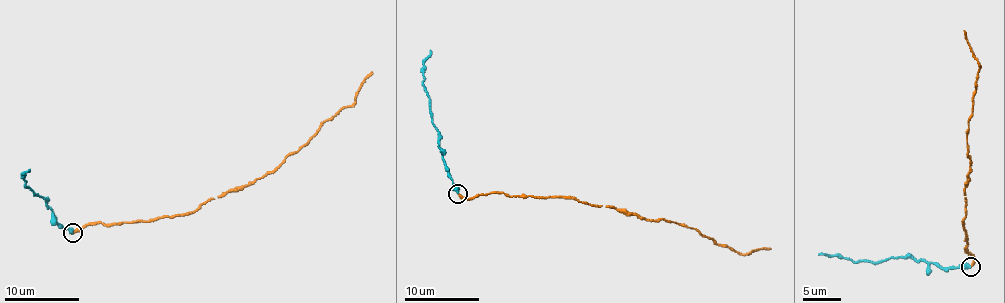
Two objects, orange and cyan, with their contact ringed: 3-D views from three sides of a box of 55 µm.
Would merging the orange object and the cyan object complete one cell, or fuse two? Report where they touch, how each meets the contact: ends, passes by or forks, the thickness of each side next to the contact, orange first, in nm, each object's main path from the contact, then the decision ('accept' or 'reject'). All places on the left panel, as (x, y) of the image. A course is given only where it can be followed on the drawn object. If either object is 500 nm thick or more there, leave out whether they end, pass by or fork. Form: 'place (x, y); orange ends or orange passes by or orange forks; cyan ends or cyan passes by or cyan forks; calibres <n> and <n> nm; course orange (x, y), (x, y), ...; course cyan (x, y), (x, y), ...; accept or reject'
place (72, 233); orange ends; cyan ends; calibres 200 and 360 nm; course orange (73, 233), (88, 224), (187, 215), (250, 186), (349, 107), (372, 72); course cyan (73, 233), (59, 224), (44, 198), (25, 185), (22, 174), (29, 169); reject

